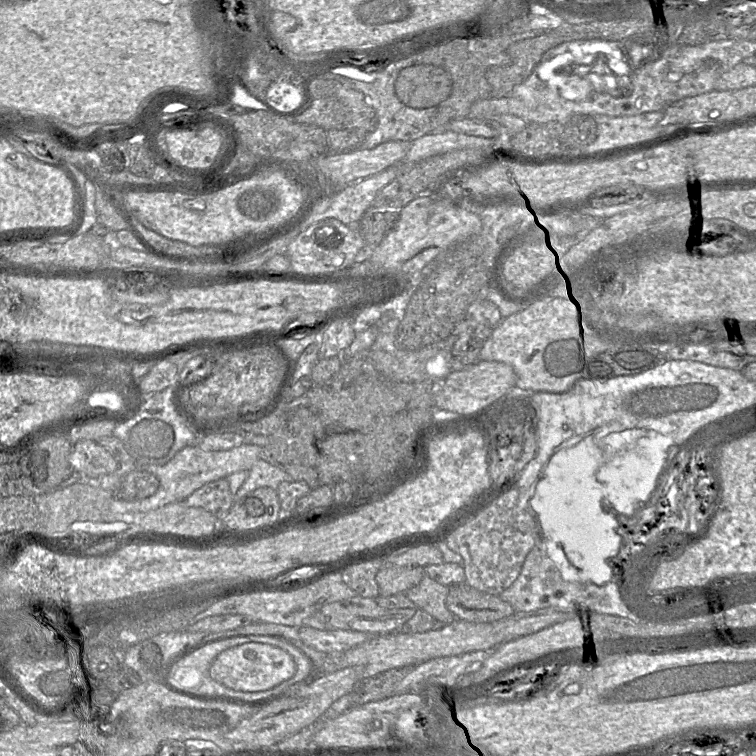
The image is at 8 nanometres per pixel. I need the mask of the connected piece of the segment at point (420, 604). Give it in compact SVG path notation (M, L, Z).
M426 575L405 594L416 608L430 614L439 625L447 624L455 618L446 606L448 586L442 585Z

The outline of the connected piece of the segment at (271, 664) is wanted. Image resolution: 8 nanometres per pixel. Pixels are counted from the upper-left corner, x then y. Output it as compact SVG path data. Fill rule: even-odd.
M248 642L222 651L212 662L210 672L216 681L233 690L258 692L289 680L296 672L296 664L293 657L279 647Z

